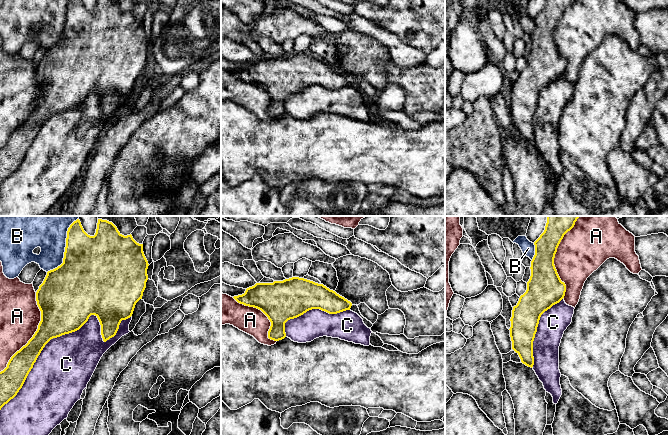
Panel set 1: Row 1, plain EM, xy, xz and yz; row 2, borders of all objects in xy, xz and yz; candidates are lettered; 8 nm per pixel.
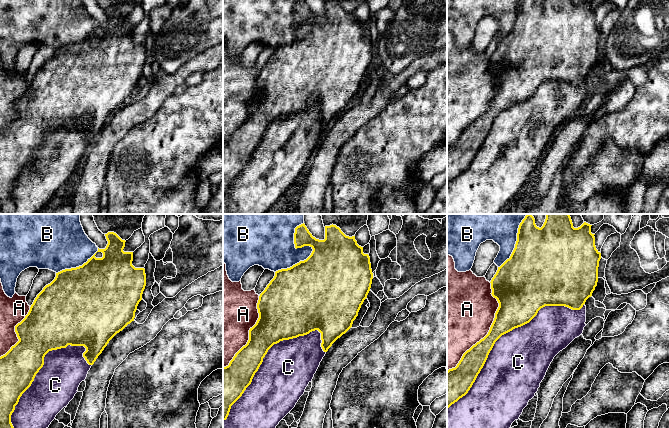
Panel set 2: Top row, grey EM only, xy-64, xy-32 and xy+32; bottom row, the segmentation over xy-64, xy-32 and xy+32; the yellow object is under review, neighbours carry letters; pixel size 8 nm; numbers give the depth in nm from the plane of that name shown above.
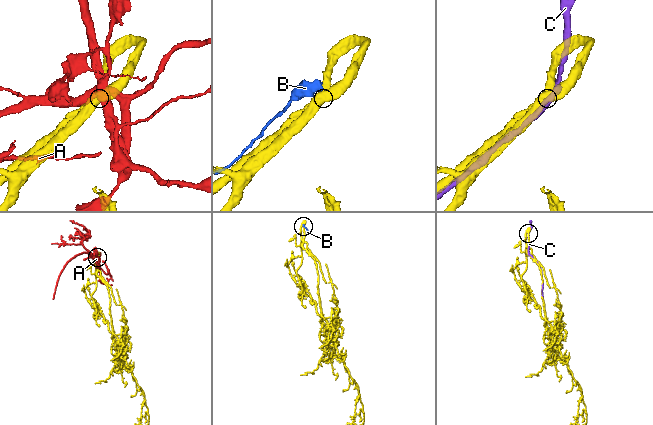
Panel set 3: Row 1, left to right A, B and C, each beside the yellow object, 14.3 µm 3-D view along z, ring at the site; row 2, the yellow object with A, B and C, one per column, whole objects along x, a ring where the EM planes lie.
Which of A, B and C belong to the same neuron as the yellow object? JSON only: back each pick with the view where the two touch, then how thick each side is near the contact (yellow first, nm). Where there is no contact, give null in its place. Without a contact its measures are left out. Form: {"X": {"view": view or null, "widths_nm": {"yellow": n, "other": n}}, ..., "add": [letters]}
{"C": {"view": "xy", "widths_nm": {"yellow": 440, "other": 460}}, "add": ["C"]}

